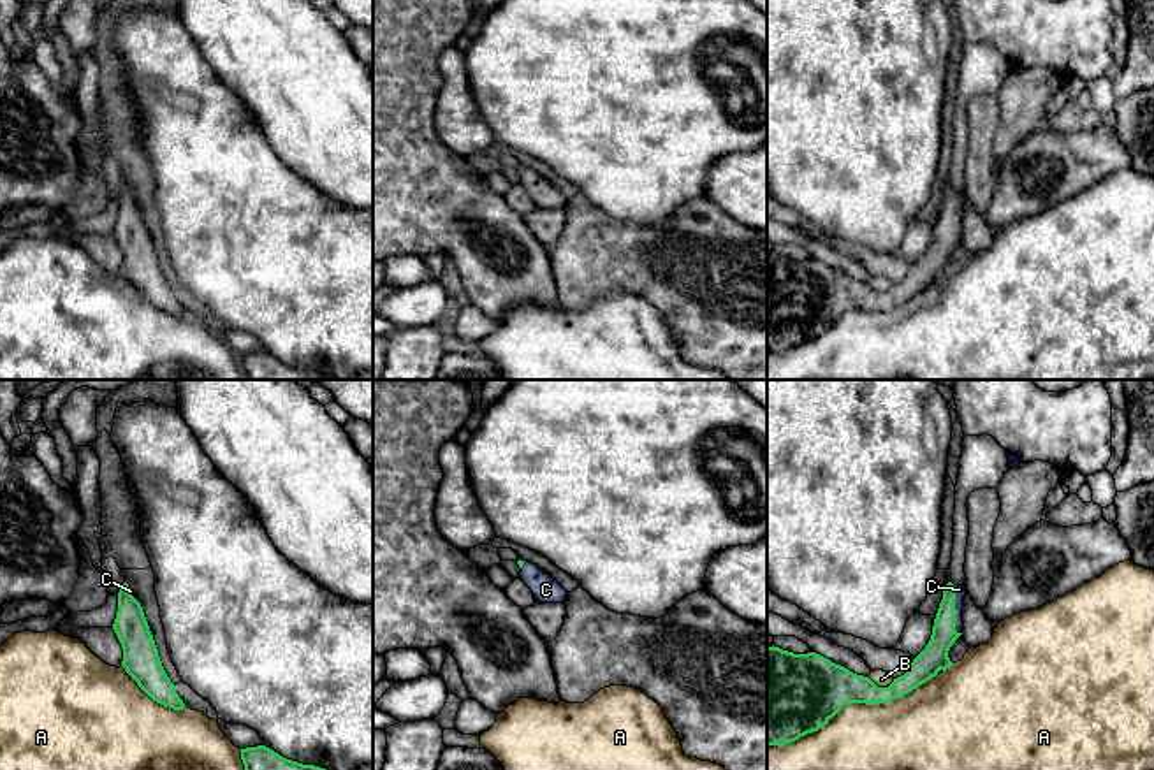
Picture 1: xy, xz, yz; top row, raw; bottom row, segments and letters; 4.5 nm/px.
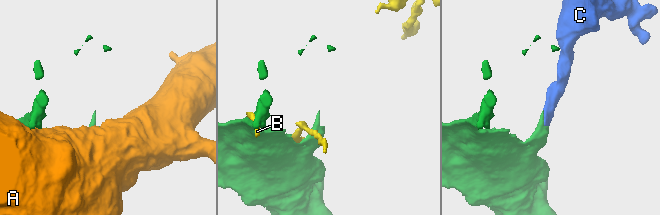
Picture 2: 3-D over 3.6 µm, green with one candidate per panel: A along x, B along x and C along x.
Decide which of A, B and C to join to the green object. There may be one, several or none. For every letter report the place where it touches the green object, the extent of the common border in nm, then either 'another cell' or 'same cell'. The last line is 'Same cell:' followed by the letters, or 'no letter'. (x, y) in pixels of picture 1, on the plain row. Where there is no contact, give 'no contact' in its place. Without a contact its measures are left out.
A: contact yz (852, 308); length 850 nm; another cell
B: contact yz (882, 294); length 130 nm; another cell
C: contact yz (954, 217); length 220 nm; same cell
Same cell: C

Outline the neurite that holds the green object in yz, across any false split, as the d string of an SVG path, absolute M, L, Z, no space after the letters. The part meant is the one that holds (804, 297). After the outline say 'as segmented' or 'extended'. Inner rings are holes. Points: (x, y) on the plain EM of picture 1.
M946 190L939 209L932 241L925 255L913 265L909 276L894 285L888 294L878 294L869 283L857 281L848 274L816 260L793 260L779 253L767 253L767 352L783 353L800 343L823 334L844 311L880 311L901 304L950 274L950 253L962 241L962 213L966 192Z; extended

